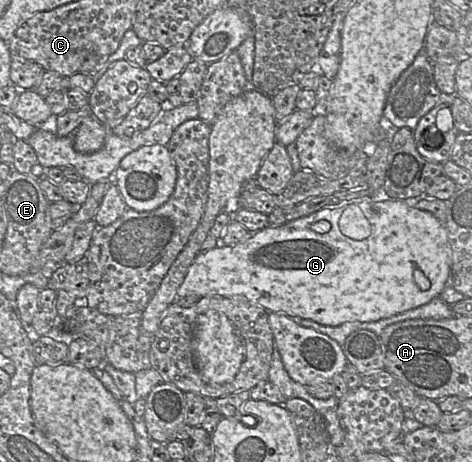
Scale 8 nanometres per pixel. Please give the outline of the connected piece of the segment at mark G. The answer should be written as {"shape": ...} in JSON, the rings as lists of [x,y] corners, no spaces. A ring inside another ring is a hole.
{"shape":[[[363,197],[348,200],[341,207],[321,209],[279,227],[265,227],[236,245],[219,244],[208,251],[199,252],[177,289],[177,297],[189,293],[200,297],[245,296],[268,312],[310,319],[325,326],[375,322],[425,305],[439,297],[448,284],[451,263],[452,250],[446,227],[432,213],[411,207],[403,200],[375,202],[370,197]],[[352,204],[362,210],[371,225],[371,234],[362,240],[346,237],[339,229],[342,213]],[[321,220],[331,224],[327,233],[320,234],[312,230],[312,225]]]}

